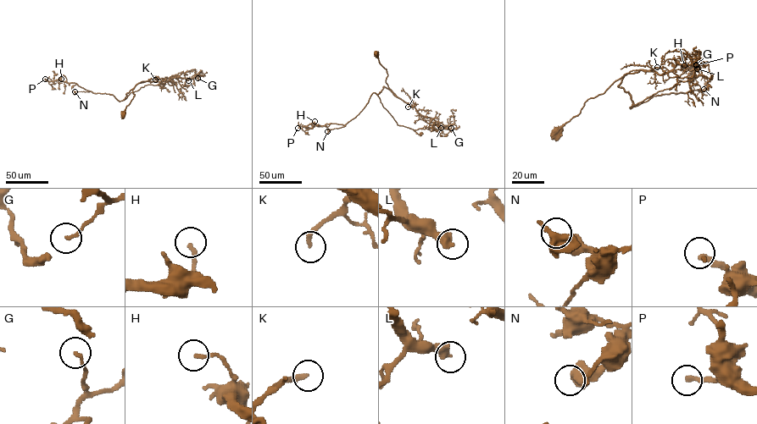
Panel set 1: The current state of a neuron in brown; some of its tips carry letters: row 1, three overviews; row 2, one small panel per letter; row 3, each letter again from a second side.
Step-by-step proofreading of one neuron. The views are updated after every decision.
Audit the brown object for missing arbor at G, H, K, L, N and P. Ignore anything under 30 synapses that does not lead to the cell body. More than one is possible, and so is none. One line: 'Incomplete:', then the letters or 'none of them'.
Incomplete: K, L, P

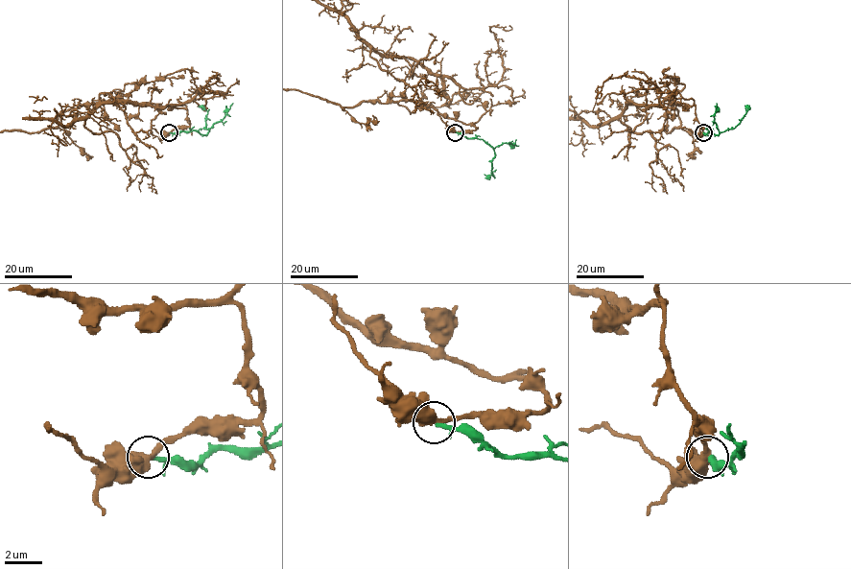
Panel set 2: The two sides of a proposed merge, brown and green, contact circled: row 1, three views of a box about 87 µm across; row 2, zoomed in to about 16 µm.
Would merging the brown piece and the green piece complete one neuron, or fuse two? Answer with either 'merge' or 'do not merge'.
do not merge

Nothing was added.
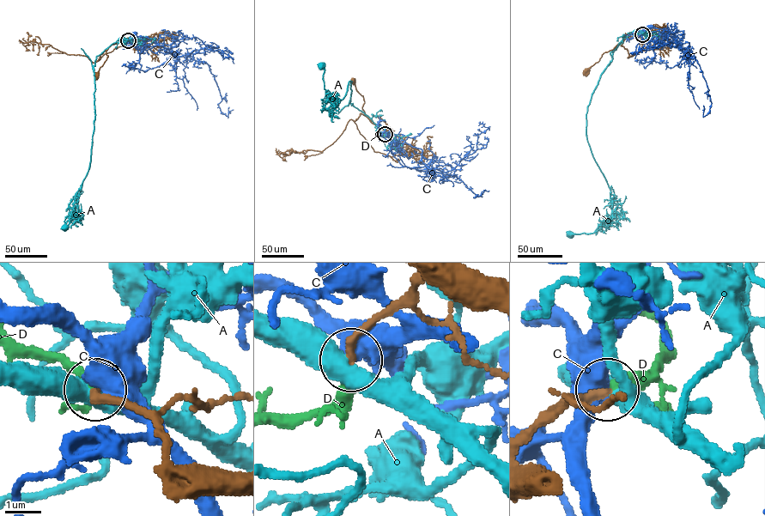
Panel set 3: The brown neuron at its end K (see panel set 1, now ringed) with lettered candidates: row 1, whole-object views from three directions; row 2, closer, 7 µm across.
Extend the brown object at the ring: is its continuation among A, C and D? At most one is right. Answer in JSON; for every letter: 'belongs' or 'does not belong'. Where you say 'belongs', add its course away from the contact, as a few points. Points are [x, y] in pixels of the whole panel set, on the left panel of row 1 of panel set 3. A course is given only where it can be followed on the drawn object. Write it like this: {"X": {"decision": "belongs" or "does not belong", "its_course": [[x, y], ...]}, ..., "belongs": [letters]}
{"A": {"decision": "does not belong"}, "C": {"decision": "does not belong"}, "D": {"decision": "belongs"}, "belongs": ["D"]}

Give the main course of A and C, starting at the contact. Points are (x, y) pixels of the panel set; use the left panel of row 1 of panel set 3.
A: (128, 41), (119, 38), (96, 57), (94, 68), (94, 119), (91, 160), (75, 195), (74, 213), (65, 227)
C: (128, 41), (139, 53), (144, 48), (142, 45), (154, 42), (169, 52), (154, 52), (134, 34)

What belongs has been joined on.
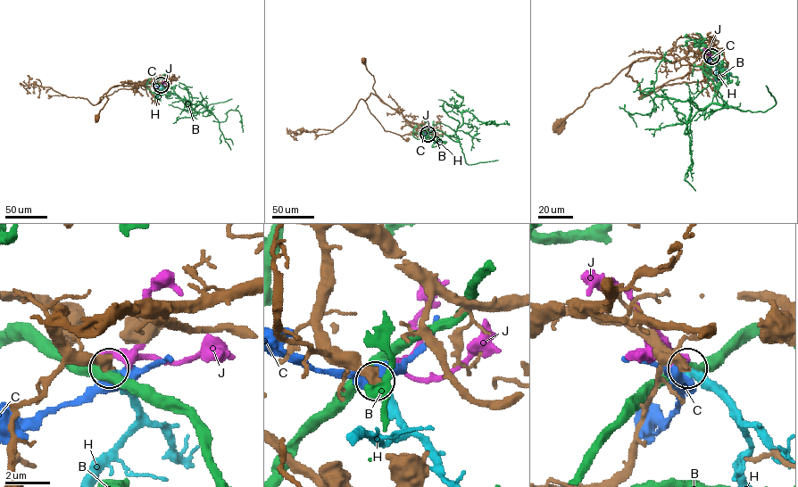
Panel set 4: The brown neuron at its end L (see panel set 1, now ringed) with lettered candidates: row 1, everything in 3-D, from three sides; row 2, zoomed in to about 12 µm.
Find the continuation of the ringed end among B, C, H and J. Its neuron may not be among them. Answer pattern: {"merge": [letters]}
{"merge": ["H"]}

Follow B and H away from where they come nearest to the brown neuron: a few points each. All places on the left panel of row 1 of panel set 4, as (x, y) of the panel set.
B: (161, 85), (191, 110), (197, 104), (205, 106), (220, 122), (225, 120), (228, 111), (237, 111), (242, 132)
H: (161, 85), (165, 91), (174, 95)

